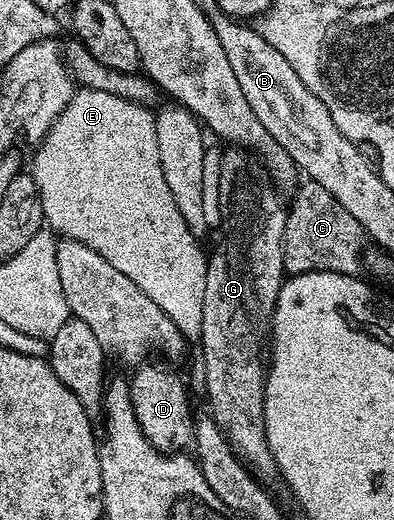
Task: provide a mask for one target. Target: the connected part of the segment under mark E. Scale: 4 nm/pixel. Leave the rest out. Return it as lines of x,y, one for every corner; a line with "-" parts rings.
98,89
77,90
73,94
70,105
66,105
63,113
56,118
56,124
48,130
48,134
37,146
41,147
37,149
36,156
32,159
30,174
32,180
38,185
38,193
42,197
45,224
63,238
78,241
82,245
94,249
94,253
102,253
102,257
106,257
106,261
110,261
110,265
114,265
114,269
118,269
118,273
126,273
126,277
130,277
130,281
134,281
134,285
138,285
138,289
142,289
142,293
146,293
146,297
150,297
150,301
154,301
154,305
158,305
158,309
162,309
162,313
166,313
166,317
170,317
170,321
174,321
178,325
185,340
196,341
199,340
202,333
202,301
206,297
206,269
209,256
206,251
204,255
203,249
199,247
198,238
190,233
186,221
178,211
174,193
166,185
162,161
159,159
158,133
155,132
156,115
148,110
149,108
145,104
131,103
130,100
118,97
114,93
102,93

